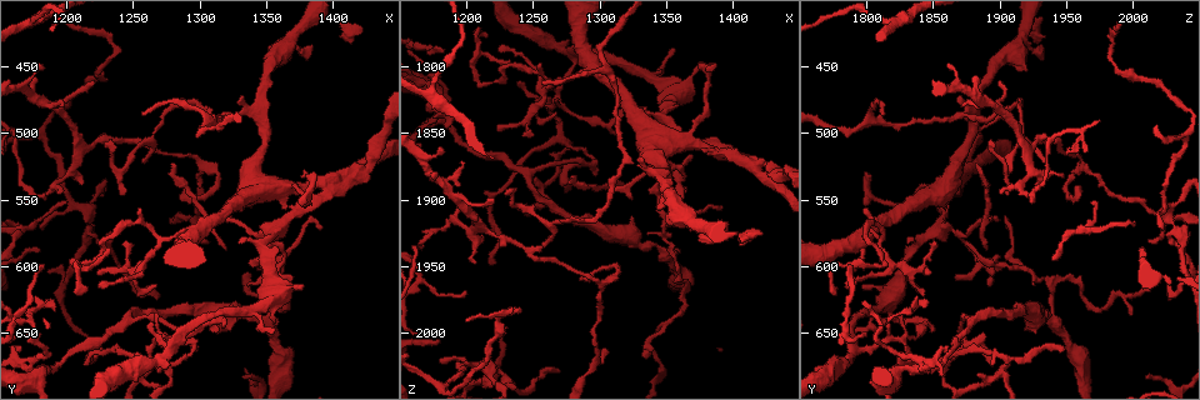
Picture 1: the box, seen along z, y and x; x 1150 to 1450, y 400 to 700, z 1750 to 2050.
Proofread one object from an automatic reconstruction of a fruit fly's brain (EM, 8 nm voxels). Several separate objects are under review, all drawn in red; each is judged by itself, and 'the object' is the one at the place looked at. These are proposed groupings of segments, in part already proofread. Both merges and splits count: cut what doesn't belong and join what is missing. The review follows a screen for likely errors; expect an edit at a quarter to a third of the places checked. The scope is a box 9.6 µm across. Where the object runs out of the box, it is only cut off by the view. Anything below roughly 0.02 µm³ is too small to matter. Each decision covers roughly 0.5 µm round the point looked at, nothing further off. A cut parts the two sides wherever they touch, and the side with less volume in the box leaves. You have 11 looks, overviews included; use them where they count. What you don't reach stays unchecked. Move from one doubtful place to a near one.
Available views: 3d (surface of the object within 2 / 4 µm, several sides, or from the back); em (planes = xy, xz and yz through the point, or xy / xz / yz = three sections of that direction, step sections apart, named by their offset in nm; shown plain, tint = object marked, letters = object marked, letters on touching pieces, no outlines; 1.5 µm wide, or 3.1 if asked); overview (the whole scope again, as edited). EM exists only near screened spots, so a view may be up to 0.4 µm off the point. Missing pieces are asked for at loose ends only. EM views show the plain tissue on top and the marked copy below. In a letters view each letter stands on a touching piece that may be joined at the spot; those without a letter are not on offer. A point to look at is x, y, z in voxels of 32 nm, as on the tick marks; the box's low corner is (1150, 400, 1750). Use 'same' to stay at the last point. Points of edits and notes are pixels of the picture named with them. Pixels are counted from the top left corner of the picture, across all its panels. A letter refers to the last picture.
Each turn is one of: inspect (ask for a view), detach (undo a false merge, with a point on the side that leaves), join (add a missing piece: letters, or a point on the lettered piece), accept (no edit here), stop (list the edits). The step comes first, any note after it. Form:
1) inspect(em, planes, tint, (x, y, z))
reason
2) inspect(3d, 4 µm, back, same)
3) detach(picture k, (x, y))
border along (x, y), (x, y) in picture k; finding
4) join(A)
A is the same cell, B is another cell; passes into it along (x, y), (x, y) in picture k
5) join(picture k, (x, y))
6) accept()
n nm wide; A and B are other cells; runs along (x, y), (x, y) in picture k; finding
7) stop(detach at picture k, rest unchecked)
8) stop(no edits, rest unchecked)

inspect(3d, 2 µm, (1232, 508, 1894))
free end

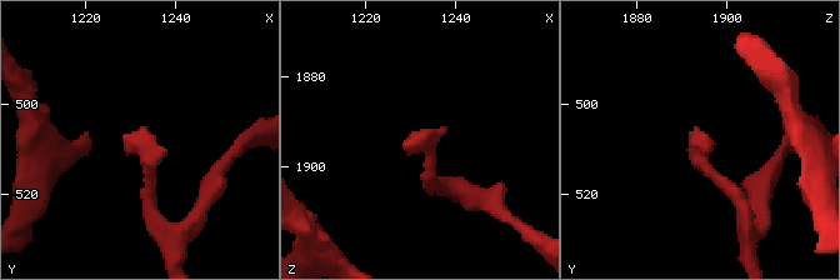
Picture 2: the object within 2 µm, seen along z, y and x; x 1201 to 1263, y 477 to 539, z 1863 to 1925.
inspect(em, planes, letters, (1232, 506, 1893))
need the tissue

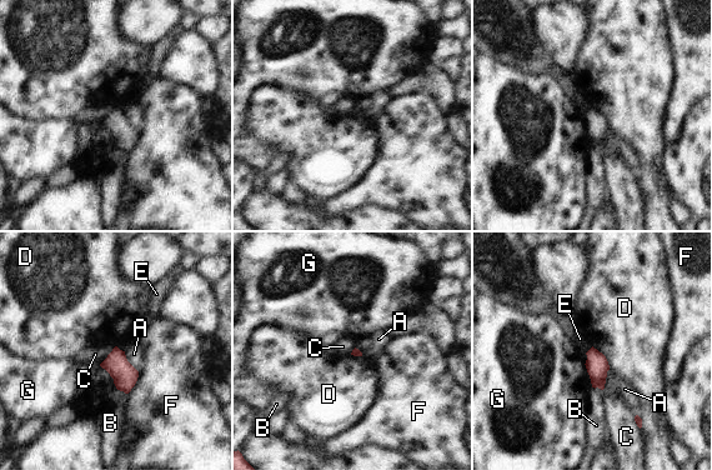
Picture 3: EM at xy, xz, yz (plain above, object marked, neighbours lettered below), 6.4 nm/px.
accept()
G touches over 220 nm; A, B, C, D, E, F and G are other cells; no lettered piece goes on from it

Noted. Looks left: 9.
inspect(3d, 2 µm, back, (1296, 574, 1802))

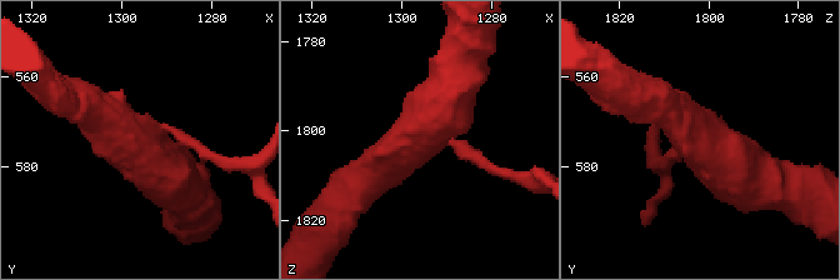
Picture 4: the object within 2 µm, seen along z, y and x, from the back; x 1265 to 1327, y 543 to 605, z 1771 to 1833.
inspect(em, planes, letters, (1297, 574, 1802))
3 arms

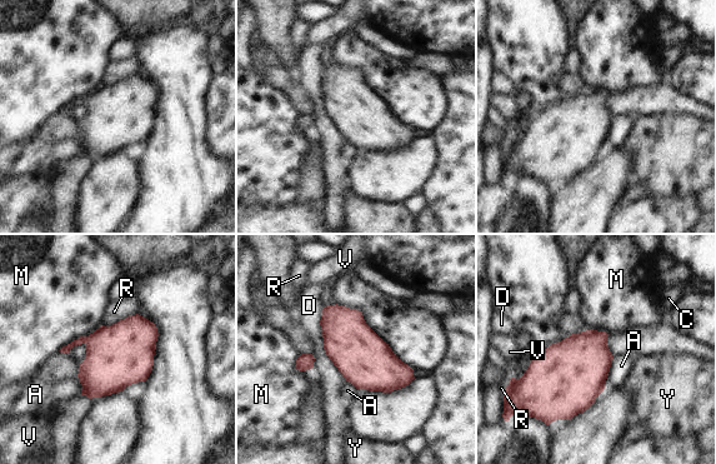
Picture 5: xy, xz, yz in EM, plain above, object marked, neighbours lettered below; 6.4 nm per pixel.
accept()
A, C, D, M, R, V and Y are other cells; border along (614, 357), (604, 388) in picture 5; one neuron here

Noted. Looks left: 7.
inspect(em, planes, letters, (1224, 606, 1848))
branch stops here

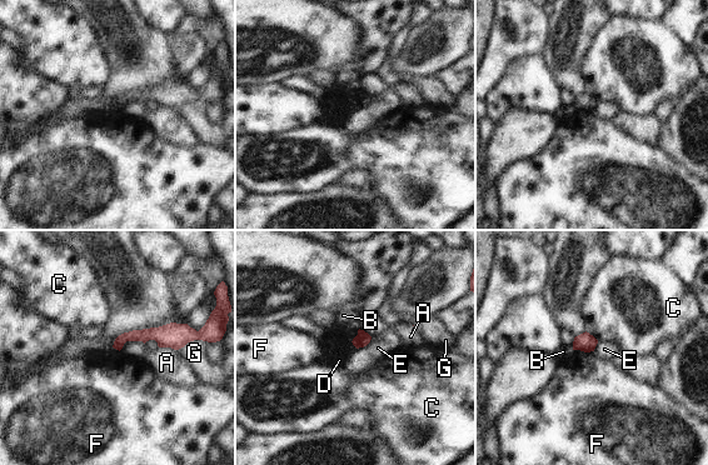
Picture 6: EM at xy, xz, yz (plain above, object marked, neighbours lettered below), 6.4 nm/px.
accept()
G touches over 160 nm; A, B, C, D, E, F and G are other cells; no lettered piece goes on from it

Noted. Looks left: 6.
inspect(3d, 4 µm, (1290, 540, 1960))
branch stops here

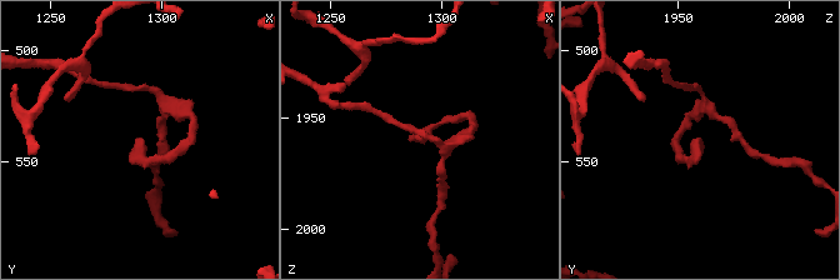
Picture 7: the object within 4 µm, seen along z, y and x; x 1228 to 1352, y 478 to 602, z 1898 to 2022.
inspect(em, xy, step 8, letters, (1291, 539, 1959))

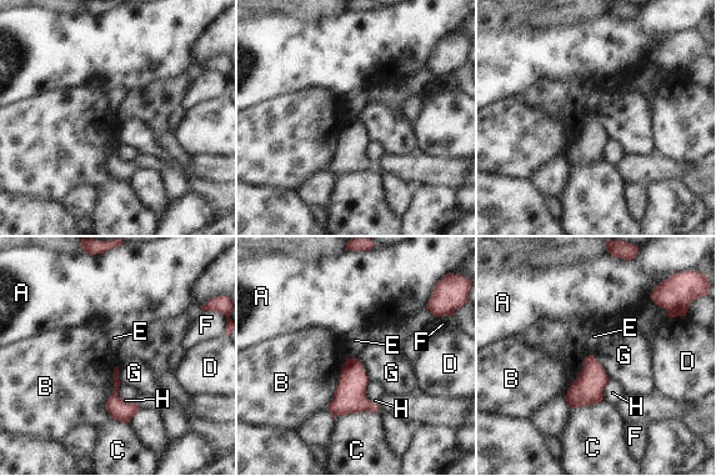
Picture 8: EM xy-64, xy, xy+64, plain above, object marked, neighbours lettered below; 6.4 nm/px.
accept()
A, B, C, D, E, F, G and H are other cells; border along (358, 357), (369, 380) in picture 8; no lettered piece goes on from it

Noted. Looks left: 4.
inspect(3d, 2 µm, (1390, 538, 1864))
branch point

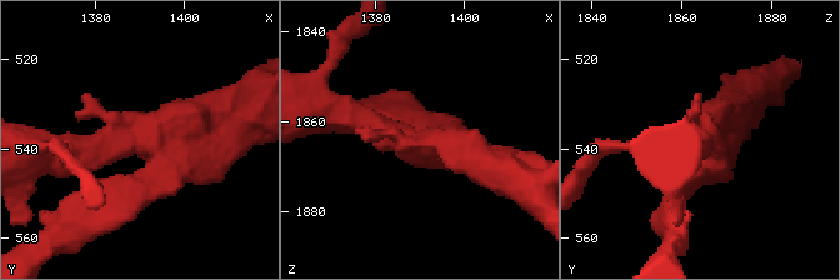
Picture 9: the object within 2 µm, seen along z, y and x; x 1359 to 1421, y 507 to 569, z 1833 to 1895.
inspect(em, planes, tint, (1392, 539, 1864))
shape alone is not enough

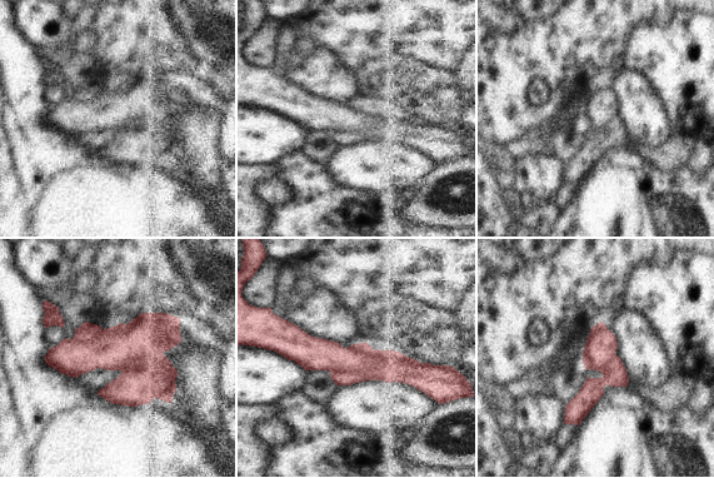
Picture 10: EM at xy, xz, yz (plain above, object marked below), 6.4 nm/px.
inspect(em, planes, letters, same)
see the neighbours

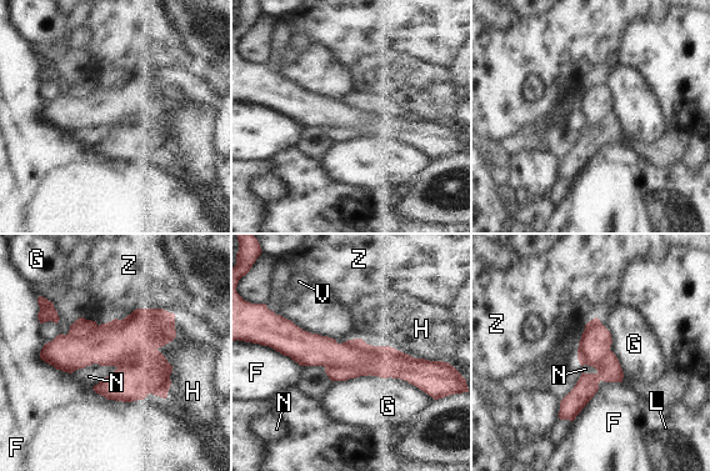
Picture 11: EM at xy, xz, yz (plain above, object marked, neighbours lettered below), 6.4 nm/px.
detach(picture 11, (383, 361))
G touches over 600 nm; F, G, H, L, N, V and Z are other cells; the part that leaves runs along (425, 362), (329, 371) in picture 11; two neurons meet here

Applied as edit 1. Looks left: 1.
stop(detach at picture 11, rest unchecked)

